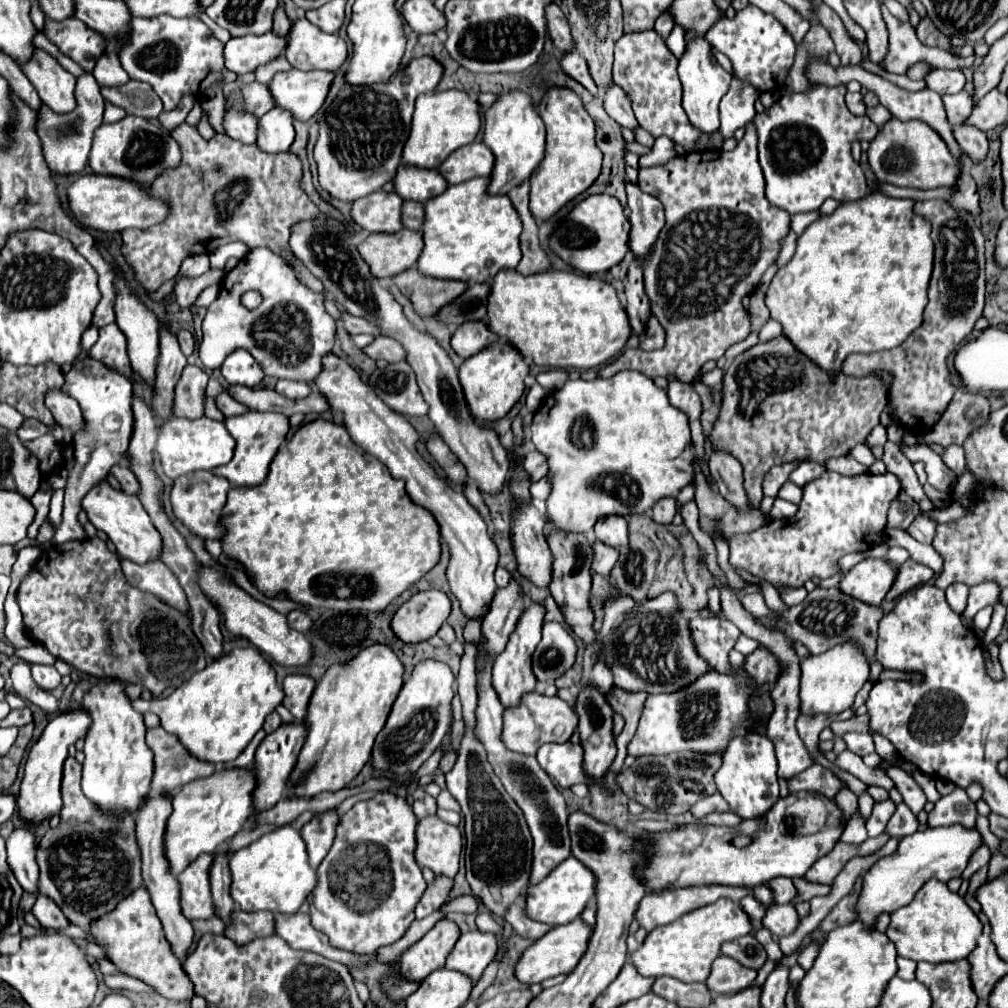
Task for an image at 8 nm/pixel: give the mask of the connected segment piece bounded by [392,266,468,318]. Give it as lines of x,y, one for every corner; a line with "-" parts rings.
416,266
394,276
392,282
404,296
410,298
414,310
424,318
434,318
442,306
468,288
468,282
462,280
434,280
430,276
422,276

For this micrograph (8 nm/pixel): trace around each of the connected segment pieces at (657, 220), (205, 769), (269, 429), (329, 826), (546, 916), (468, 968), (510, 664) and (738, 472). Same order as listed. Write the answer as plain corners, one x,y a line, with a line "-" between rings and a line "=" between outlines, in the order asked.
626,182
626,194
630,208
630,224
632,224
630,250
636,258
644,260
650,254
650,248
658,238
658,232
664,226
664,208
654,196
642,192
632,182
=
162,726
146,730
146,744
154,752
154,778
152,792
172,794
178,786
214,774
216,766
194,760
172,734
168,734
=
244,412
240,416
228,416
224,418
226,428
230,432
230,436
236,440
236,448
234,448
234,458
222,466
222,468
214,468
212,472
216,476
222,476
226,480
230,480
232,486
258,486
266,480
268,470
270,470
270,462
276,456
280,444
286,440
286,434
290,430
290,422
284,414
278,412
=
326,810
326,812
316,812
314,818
302,826
300,834
308,846
312,866
318,866
324,860
324,856
328,854
328,850
334,842
334,832
336,832
338,820
340,820
340,816
334,810
=
570,856
558,868
554,868
554,872
550,872
550,876
546,876
538,886
528,888
528,892
526,892
526,914
532,920
538,920
538,922
544,922
550,926
568,924
582,914
582,910
586,908
586,904
590,900
594,900
594,896
596,896
594,872
590,872
590,868
586,868
580,860
=
480,930
466,932
460,936
454,950
450,952
450,956
446,960
446,968
458,970
458,972
470,976
474,982
478,982
484,968
496,956
496,950
498,950
496,934
480,932
=
532,604
518,620
518,626
512,632
504,652
494,660
492,684
494,684
494,692
498,694
498,700
502,702
504,708
516,708
520,704
522,696
528,692
534,692
534,688
536,688
536,676
532,672
532,652
540,642
542,624
544,624
544,606
=
712,452
708,466
724,500
728,500
728,504
736,510
752,510
744,490
742,464
738,464
738,460
734,460
728,452

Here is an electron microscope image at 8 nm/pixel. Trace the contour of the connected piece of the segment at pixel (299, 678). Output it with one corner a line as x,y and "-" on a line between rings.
290,674
284,678
284,706
292,712
292,716
302,722
308,712
310,696
316,688
316,682
304,674

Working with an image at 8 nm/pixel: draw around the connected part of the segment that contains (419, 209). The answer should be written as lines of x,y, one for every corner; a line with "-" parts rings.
406,202
402,210
402,220
406,228
418,230
424,220
424,202

